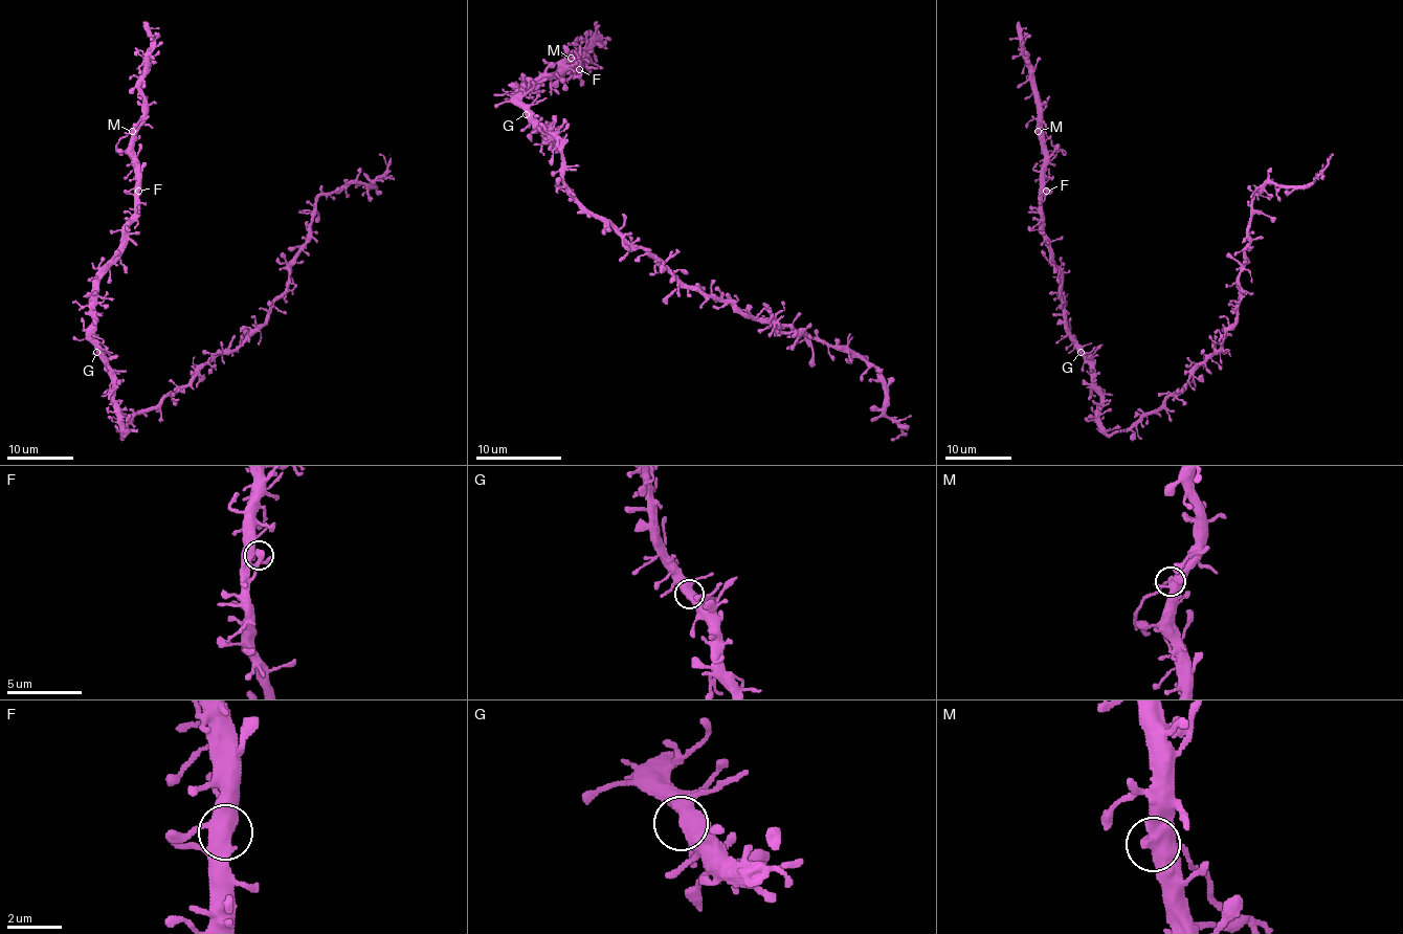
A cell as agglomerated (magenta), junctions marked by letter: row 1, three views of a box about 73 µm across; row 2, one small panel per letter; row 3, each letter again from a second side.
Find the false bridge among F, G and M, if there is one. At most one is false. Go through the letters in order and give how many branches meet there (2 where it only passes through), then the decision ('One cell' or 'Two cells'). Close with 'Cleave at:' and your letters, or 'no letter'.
F: Branches: 3. One cell
G: Branches: 3. One cell
M: Branches: 3. Two cells
Cleave at: M

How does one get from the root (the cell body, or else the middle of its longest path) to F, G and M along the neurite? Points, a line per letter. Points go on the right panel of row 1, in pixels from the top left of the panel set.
F: (1132, 424), (1107, 435), (1099, 418), (1100, 390), (1091, 360), (1069, 335), (1060, 268), (1043, 228), (1046, 191)
G: (1132, 424), (1127, 429), (1106, 432), (1099, 418), (1100, 390), (1095, 384), (1095, 373), (1081, 352)
M: (1132, 424), (1106, 432), (1094, 369), (1068, 330), (1060, 268), (1043, 228), (1045, 137), (1038, 131)

